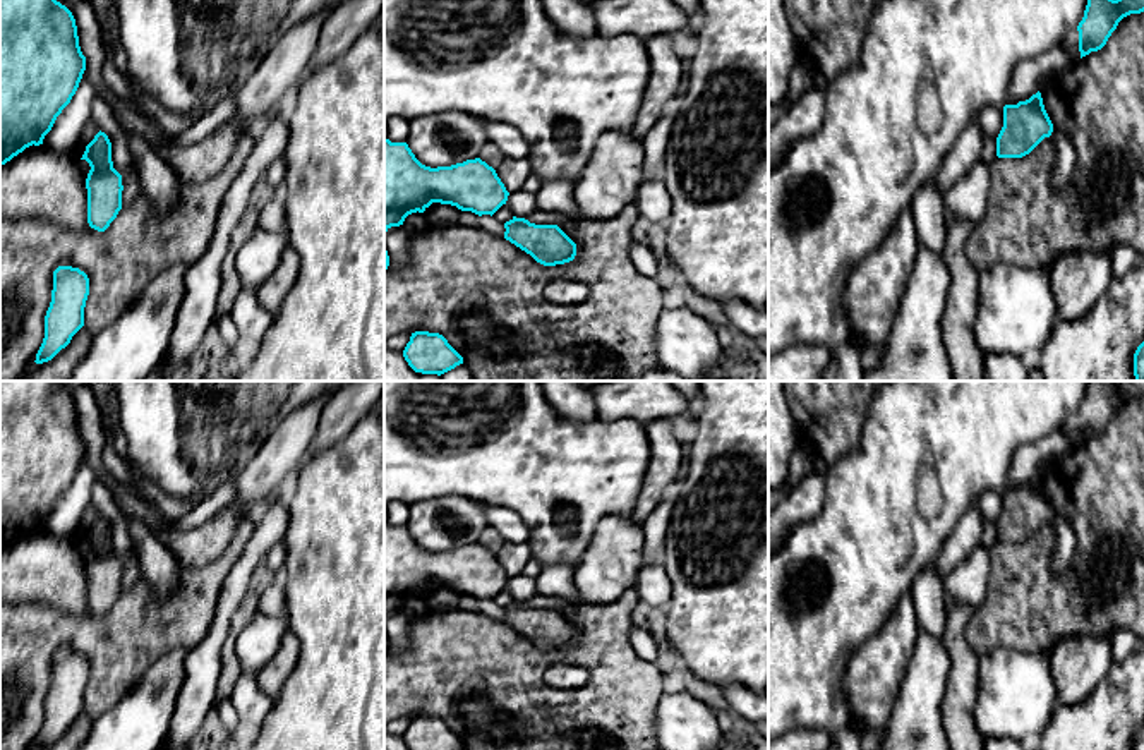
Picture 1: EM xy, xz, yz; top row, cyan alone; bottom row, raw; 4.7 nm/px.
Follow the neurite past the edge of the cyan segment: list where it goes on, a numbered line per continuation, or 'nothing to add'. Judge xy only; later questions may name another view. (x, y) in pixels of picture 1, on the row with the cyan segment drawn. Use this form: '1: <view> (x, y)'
nothing to add

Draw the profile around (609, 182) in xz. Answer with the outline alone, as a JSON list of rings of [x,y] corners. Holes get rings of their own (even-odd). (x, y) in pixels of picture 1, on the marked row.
[[[604,132],[575,184],[576,211],[563,215],[537,209],[525,220],[535,225],[559,225],[564,218],[614,218],[633,204],[643,182],[643,161],[643,144],[631,132]]]

